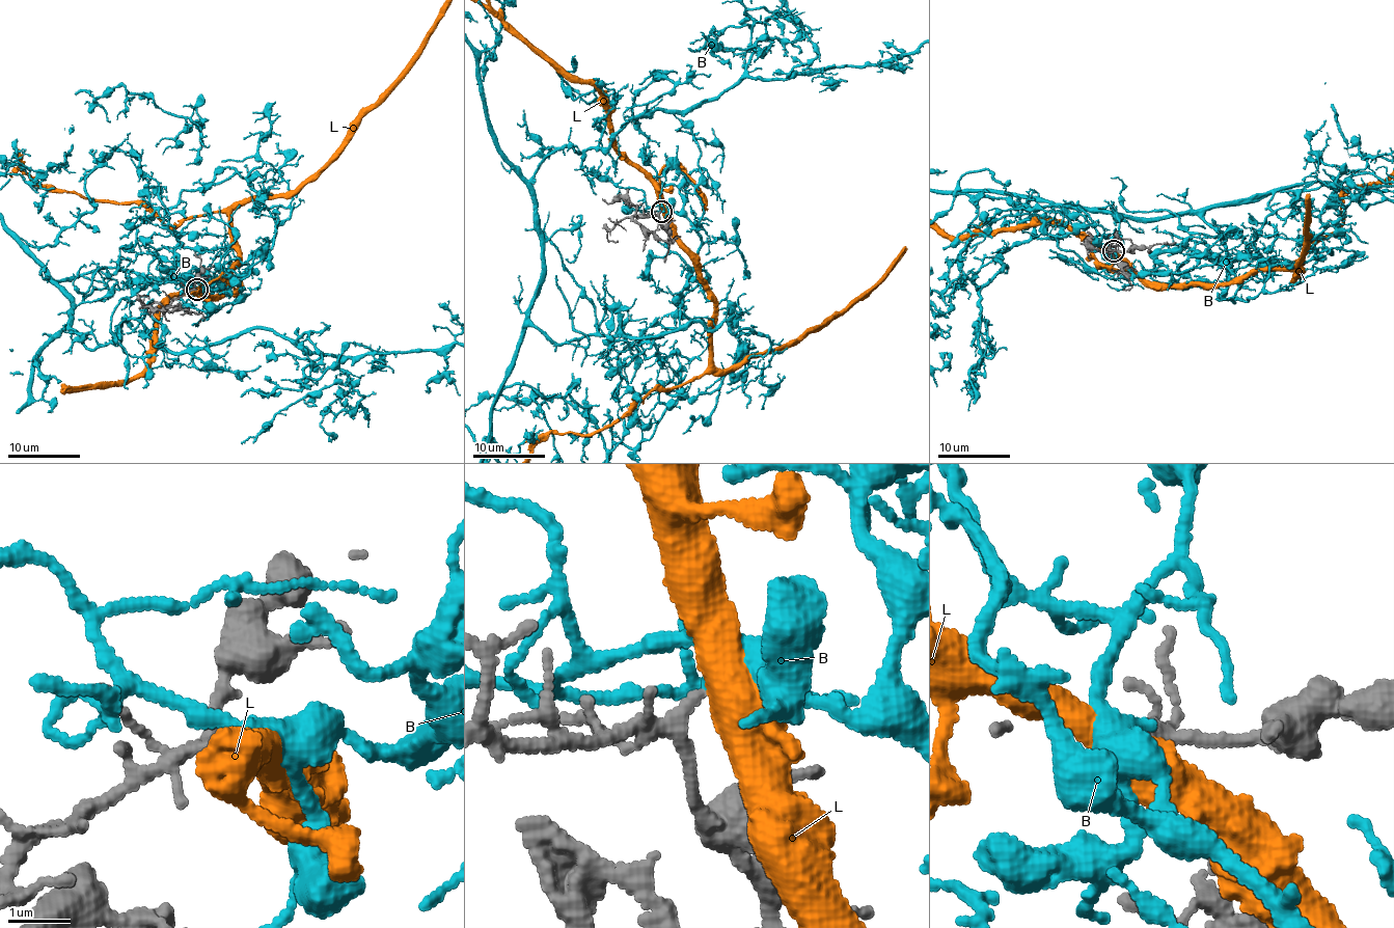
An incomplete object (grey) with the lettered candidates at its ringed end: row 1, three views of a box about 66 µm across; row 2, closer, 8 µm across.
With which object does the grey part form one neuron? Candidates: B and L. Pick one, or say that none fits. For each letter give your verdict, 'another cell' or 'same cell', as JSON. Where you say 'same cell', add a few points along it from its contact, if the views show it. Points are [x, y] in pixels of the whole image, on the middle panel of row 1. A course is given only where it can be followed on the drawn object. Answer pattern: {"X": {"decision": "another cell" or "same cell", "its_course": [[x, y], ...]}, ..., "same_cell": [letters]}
{"B": {"decision": "same cell"}, "L": {"decision": "another cell"}, "same_cell": ["B"]}

